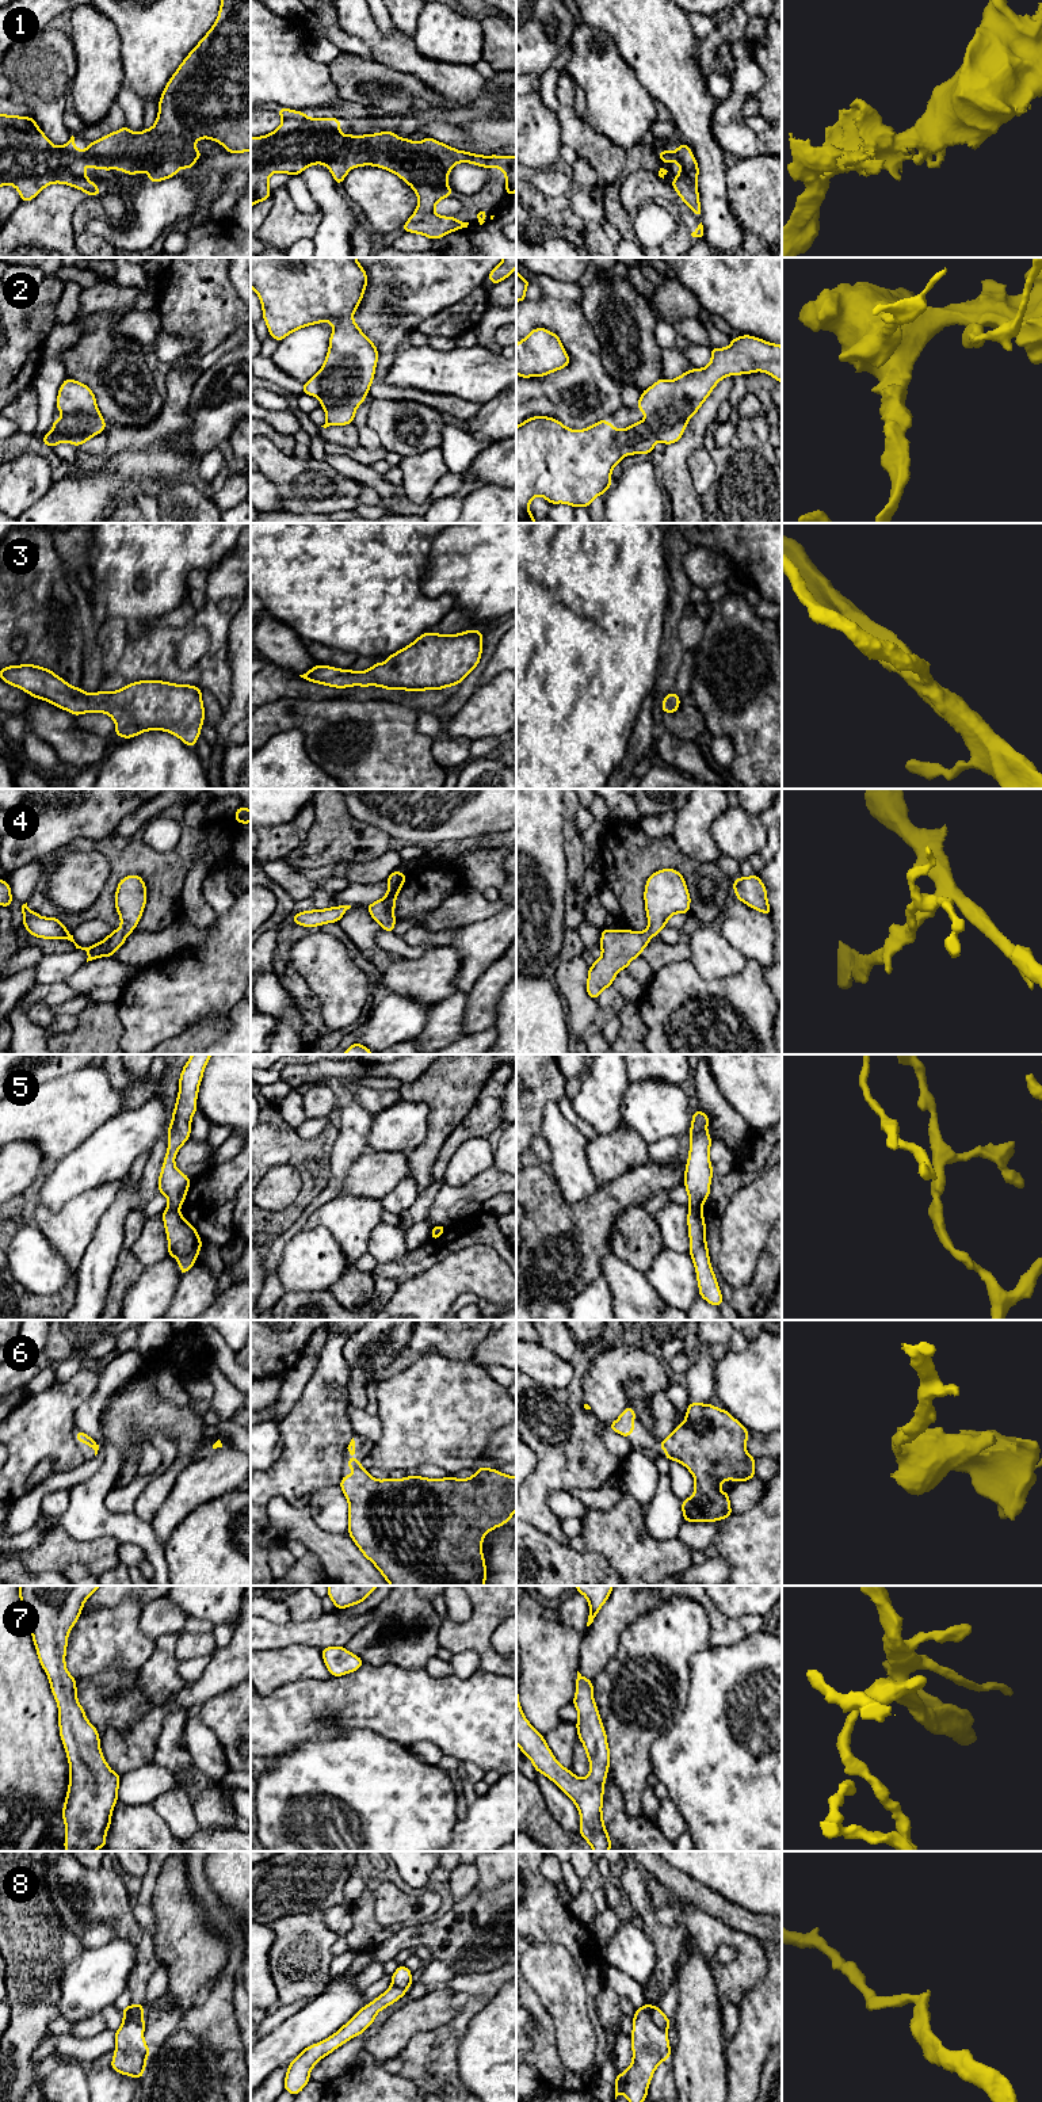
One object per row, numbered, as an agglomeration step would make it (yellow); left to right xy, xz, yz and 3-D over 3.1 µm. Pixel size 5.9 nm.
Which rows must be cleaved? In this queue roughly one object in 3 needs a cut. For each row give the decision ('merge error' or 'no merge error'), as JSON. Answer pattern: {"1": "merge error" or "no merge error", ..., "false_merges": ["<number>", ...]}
{"1": "no merge error", "2": "no merge error", "3": "no merge error", "4": "no merge error", "5": "merge error", "6": "no merge error", "7": "no merge error", "8": "merge error", "false_merges": ["5", "8"]}

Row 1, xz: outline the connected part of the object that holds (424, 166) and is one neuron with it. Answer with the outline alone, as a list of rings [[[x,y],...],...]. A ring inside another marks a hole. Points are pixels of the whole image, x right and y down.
[[[280,107],[278,114],[282,123],[276,130],[251,137],[251,207],[271,197],[268,179],[275,172],[291,176],[310,165],[324,164],[341,186],[351,168],[373,165],[396,173],[419,198],[402,232],[436,240],[469,225],[434,211],[440,199],[453,195],[447,179],[455,164],[470,163],[488,169],[496,165],[505,175],[507,197],[516,191],[515,156],[473,154],[431,137],[420,142],[398,138],[394,131],[343,136],[340,118],[308,118],[304,111],[286,107]]]

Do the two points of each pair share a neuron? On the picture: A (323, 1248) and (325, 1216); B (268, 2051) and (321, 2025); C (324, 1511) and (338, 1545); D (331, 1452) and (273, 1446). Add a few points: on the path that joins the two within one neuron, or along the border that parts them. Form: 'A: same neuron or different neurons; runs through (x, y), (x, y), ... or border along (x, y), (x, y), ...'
A: different neurons; border along (305, 1228), (324, 1227), (343, 1252)
B: same neuron; runs through (282, 2045), (308, 2026)
C: different neurons; border along (308, 1511), (313, 1521), (324, 1530), (347, 1533)
D: different neurons; border along (279, 1423), (282, 1452), (264, 1471)

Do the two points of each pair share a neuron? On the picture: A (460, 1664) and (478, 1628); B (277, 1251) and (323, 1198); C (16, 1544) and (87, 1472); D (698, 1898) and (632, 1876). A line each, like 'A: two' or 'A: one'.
A: two
B: one
C: two
D: two

